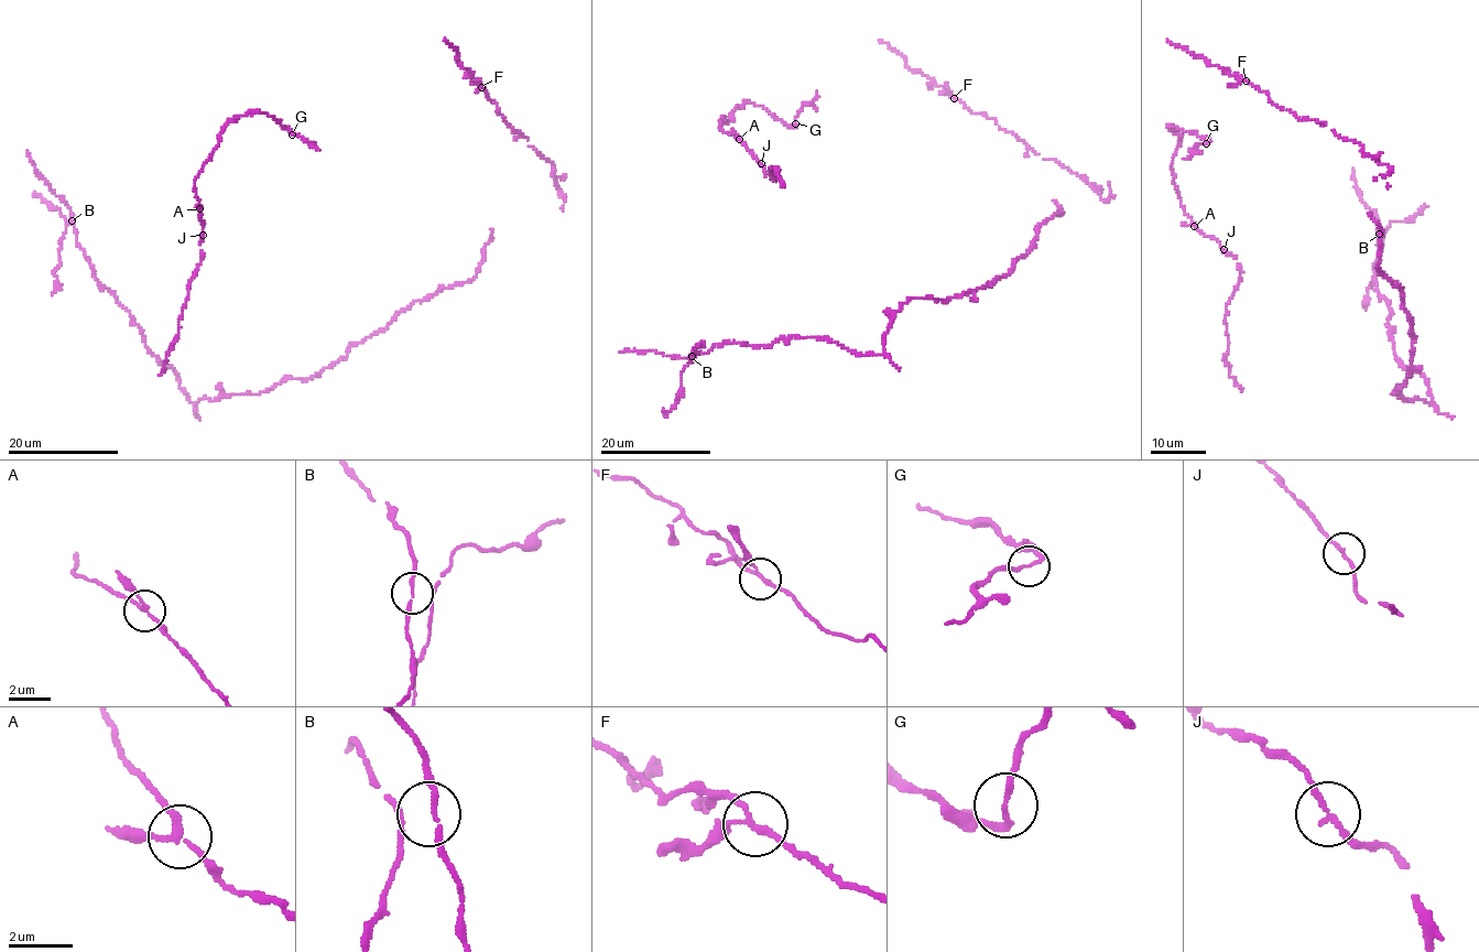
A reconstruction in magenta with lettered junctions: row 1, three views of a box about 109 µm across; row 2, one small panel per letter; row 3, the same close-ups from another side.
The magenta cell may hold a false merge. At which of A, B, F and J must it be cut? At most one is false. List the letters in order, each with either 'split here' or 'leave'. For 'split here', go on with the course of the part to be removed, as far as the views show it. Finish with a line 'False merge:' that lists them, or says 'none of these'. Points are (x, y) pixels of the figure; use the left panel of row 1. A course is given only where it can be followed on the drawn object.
A: leave
B: leave
F: leave
J: leave
False merge: none of these

